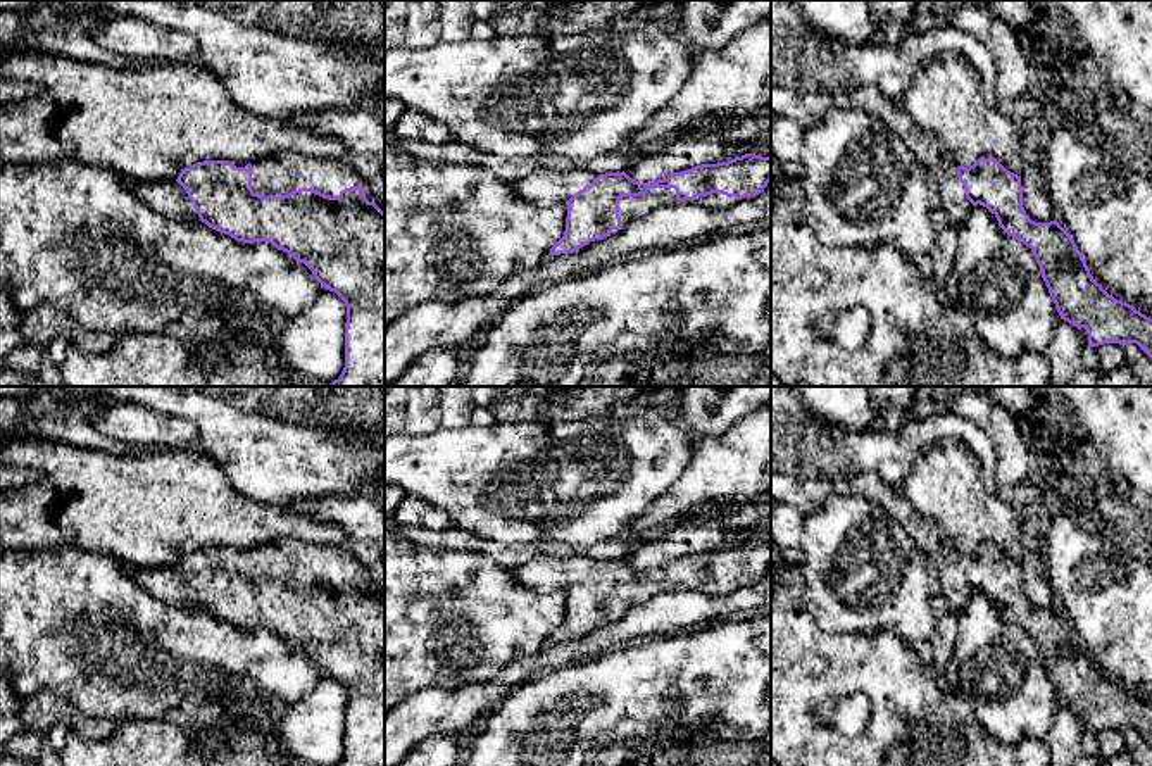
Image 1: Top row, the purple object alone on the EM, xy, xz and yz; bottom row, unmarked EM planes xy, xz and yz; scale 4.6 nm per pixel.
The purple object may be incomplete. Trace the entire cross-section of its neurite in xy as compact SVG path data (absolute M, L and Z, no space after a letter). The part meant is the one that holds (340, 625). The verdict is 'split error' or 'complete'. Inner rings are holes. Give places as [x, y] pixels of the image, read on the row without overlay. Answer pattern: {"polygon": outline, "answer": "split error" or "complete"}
{"polygon": "M281 540L235 550L197 549L176 568L122 566L166 604L198 604L236 628L267 628L304 649L347 692L345 754L338 766L385 766L385 599L366 585L362 564L345 547Z", "answer": "split error"}

